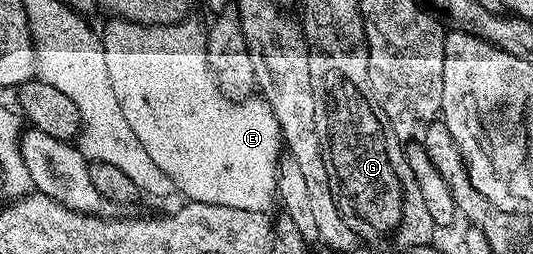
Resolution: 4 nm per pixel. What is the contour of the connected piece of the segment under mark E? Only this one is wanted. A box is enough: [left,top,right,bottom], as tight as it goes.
[100,19,284,213]

